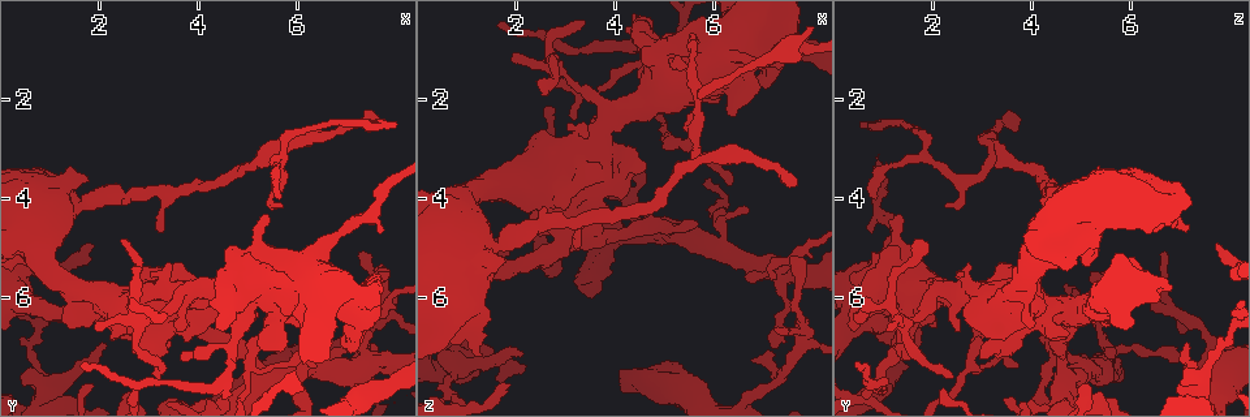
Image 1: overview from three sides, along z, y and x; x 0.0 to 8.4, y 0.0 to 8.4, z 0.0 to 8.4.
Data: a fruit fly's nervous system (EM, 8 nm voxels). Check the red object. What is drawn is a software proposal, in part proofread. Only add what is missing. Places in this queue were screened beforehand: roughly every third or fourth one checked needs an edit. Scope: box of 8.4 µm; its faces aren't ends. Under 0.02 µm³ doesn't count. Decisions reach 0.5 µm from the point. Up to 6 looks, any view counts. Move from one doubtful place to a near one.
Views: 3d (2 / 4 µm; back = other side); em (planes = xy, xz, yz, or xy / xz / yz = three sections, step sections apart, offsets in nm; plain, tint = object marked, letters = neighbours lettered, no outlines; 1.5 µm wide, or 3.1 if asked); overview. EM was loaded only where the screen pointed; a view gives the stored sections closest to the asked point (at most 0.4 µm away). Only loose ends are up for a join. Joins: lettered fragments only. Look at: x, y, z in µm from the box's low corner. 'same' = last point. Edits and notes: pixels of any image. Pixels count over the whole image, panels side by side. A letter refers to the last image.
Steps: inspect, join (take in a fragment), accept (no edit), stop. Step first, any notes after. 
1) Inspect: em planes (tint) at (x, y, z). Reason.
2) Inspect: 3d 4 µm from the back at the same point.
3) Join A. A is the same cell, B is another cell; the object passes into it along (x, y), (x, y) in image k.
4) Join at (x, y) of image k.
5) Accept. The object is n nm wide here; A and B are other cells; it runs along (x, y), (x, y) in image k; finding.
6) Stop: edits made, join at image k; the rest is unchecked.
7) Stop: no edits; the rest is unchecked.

Inspect: em planes (tint) at (6.70, 6.75, 4.25). Branch stops here.

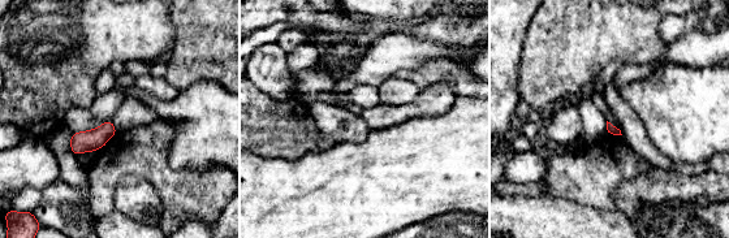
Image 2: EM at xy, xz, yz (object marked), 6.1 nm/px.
Inspect: em planes (letters) at the same point. What lies round it.

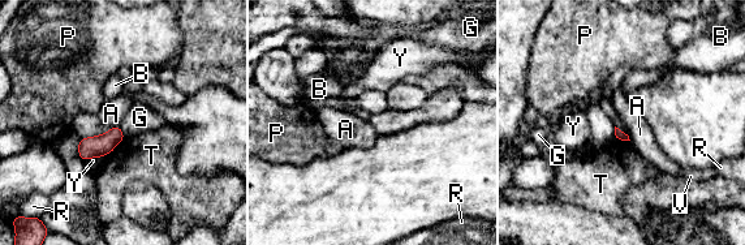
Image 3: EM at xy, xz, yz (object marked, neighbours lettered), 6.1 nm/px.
Accept. A, B, G, P, R, T, V and Y are other cells; a border runs along (615, 125), (627, 134) in image 3; no lettered fragment goes on from it.

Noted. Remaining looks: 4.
Inspect: em yz step 8 (letters) at (3.25, 4.70, 4.90). An open end.

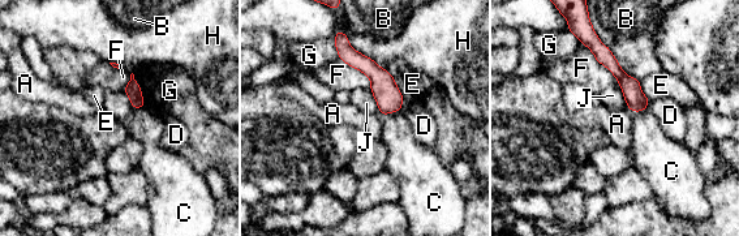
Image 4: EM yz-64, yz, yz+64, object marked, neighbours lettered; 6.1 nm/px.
Inspect: em planes (letters) at the same point.

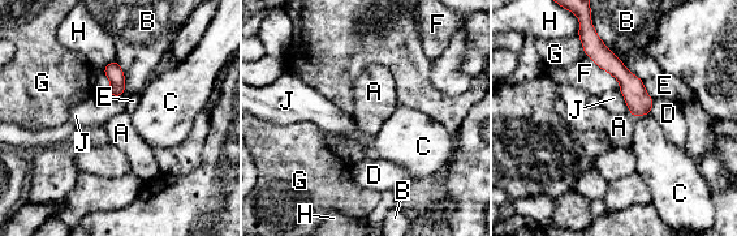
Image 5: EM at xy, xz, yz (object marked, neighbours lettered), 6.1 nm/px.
Accept. A, B, C, D, E, F, G, H and J are other cells; it runs along (597, 54), (629, 82), (647, 110) in image 5; none of them fits.

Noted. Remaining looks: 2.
Inspect: em planes (plain) at (2.45, 4.80, 1.80). Free end.

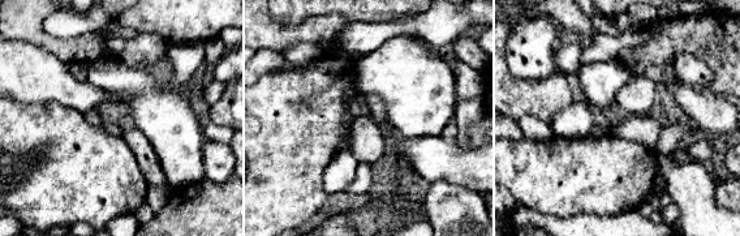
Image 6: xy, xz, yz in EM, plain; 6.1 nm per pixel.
Inspect: em planes (letters) at the same point. See the neighbours.

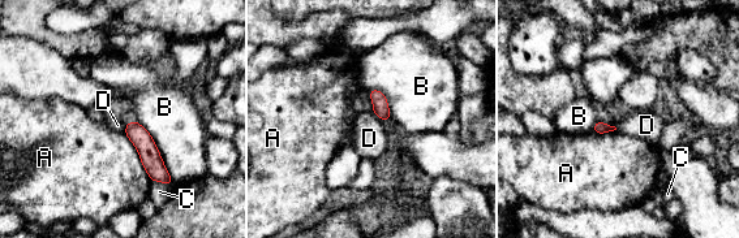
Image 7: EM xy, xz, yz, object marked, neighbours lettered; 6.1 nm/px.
Accept. A, B, C and D are other cells; it runs along (129, 126), (167, 180) in image 7; no lettered fragment goes on from it.

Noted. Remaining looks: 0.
Stop: no edits; the rest is unchecked.

